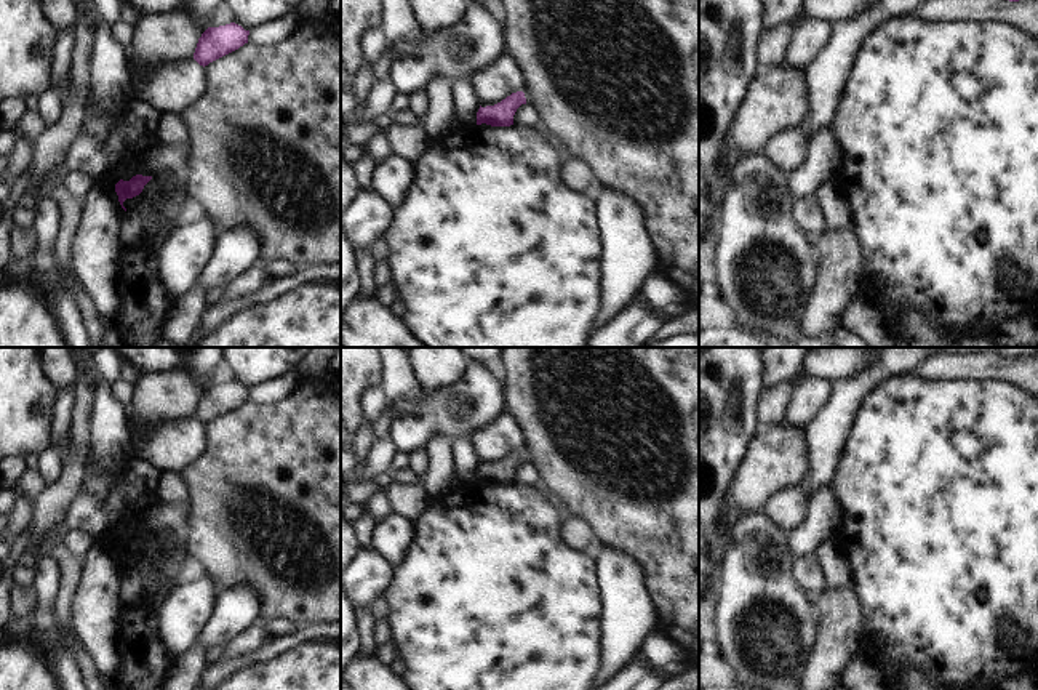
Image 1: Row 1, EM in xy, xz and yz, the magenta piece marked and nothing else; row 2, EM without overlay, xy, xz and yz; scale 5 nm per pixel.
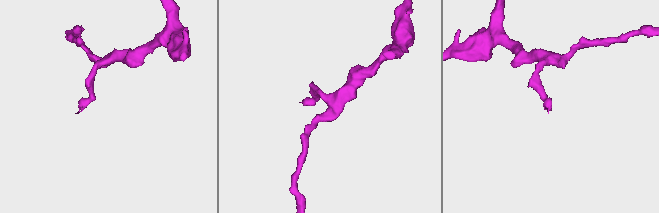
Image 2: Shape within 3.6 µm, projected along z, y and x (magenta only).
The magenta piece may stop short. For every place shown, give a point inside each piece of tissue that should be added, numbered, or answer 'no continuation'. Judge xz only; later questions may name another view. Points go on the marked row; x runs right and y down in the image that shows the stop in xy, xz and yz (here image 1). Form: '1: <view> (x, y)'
no continuation

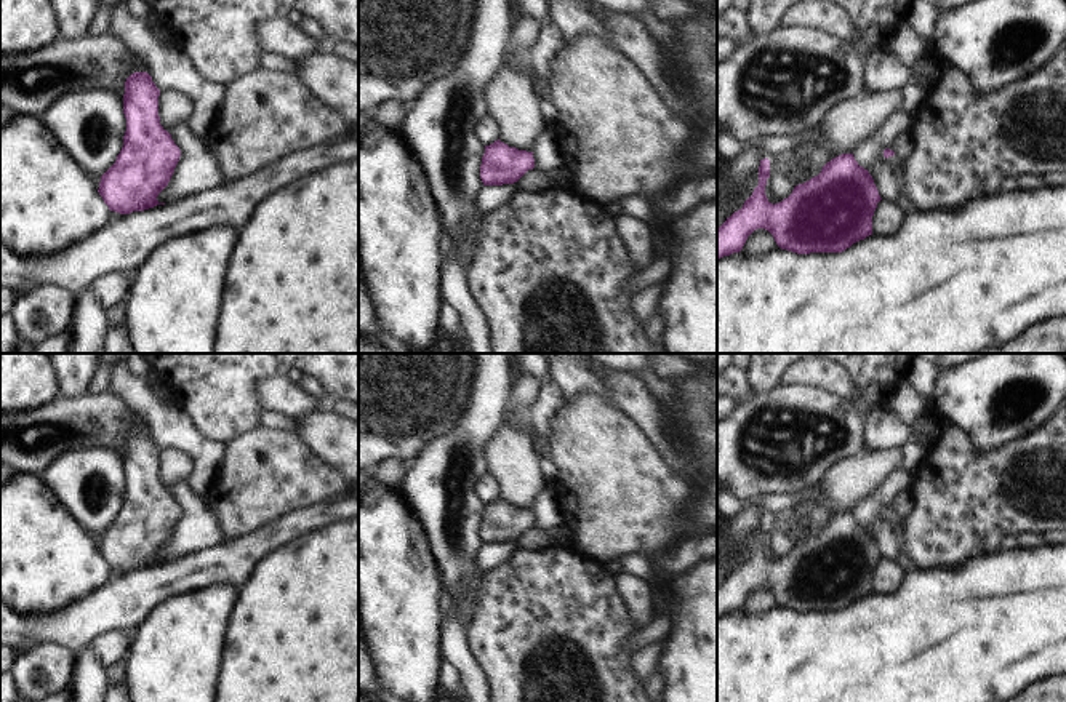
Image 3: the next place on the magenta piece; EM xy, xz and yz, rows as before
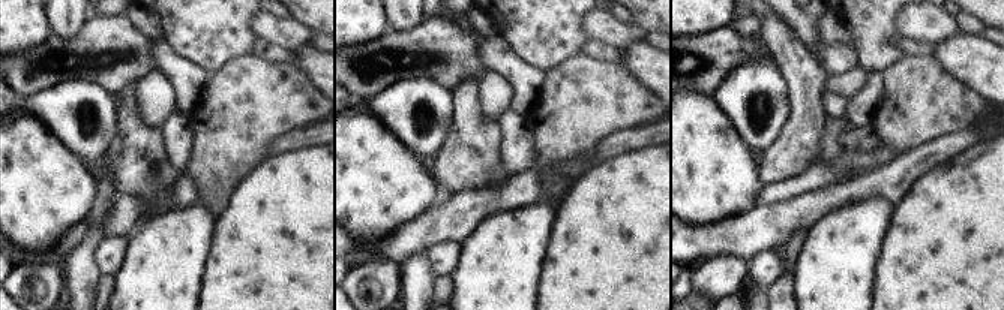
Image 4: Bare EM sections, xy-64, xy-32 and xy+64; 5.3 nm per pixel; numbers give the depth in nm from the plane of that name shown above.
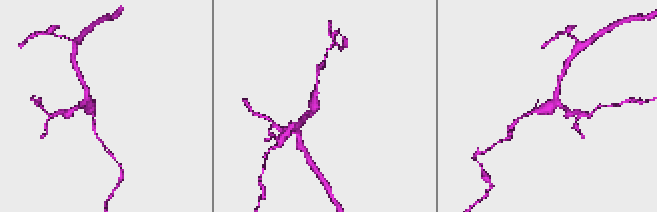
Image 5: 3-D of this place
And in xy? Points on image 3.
no continuation

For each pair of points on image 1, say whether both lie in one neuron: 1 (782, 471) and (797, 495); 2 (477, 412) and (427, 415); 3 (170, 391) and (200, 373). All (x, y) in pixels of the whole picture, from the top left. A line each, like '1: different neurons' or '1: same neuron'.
1: different neurons
2: same neuron
3: different neurons

